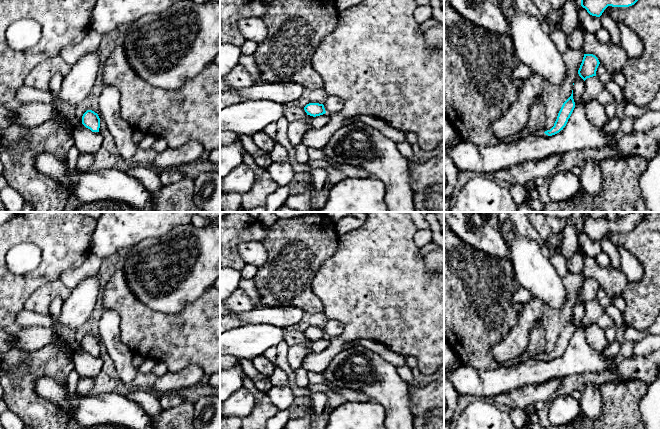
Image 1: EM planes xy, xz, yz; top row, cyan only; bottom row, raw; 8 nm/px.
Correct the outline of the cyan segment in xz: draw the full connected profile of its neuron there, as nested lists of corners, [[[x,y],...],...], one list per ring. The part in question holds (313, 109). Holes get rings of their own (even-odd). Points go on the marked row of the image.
[[[309,103],[304,107],[307,115],[316,117],[326,113],[324,105],[319,103]]]

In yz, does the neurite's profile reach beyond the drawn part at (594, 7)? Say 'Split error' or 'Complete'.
Complete

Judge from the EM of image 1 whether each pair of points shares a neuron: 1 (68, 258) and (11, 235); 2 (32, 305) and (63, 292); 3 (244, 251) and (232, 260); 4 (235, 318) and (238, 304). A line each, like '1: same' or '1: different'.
1: same
2: same
3: different
4: different

